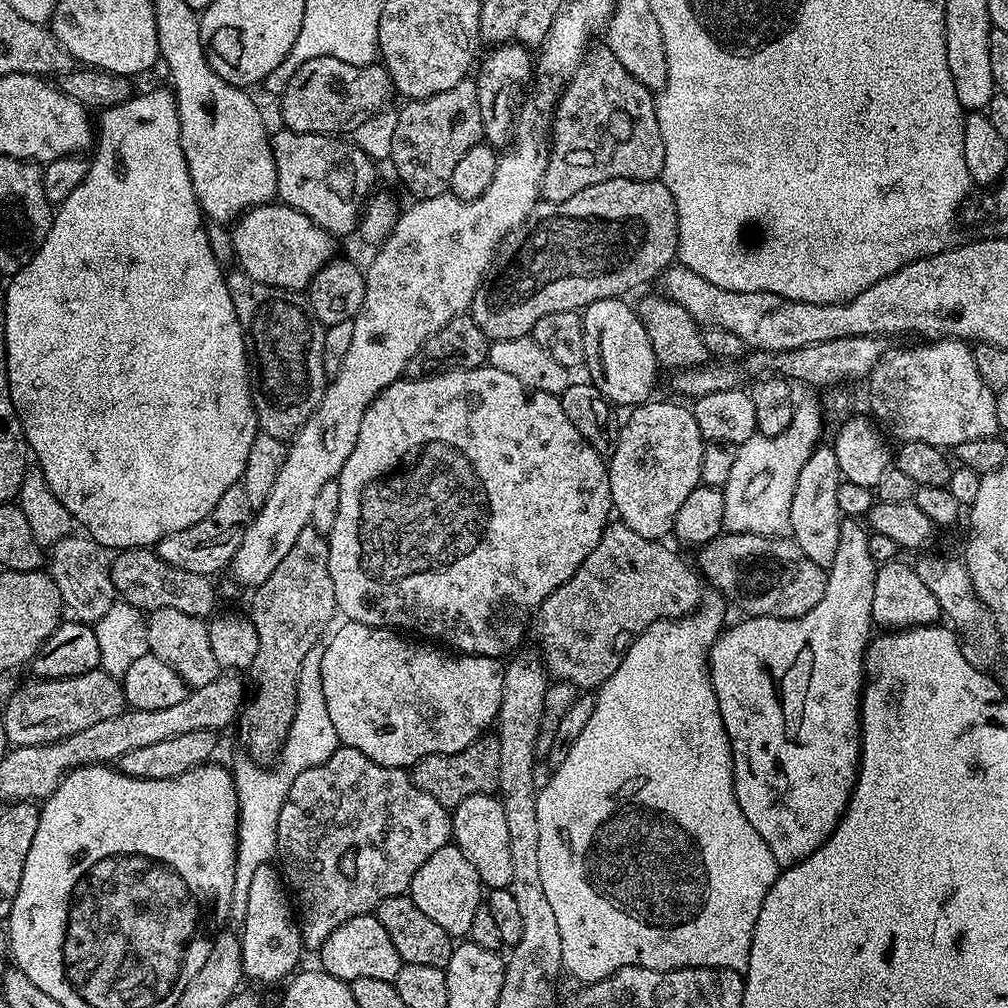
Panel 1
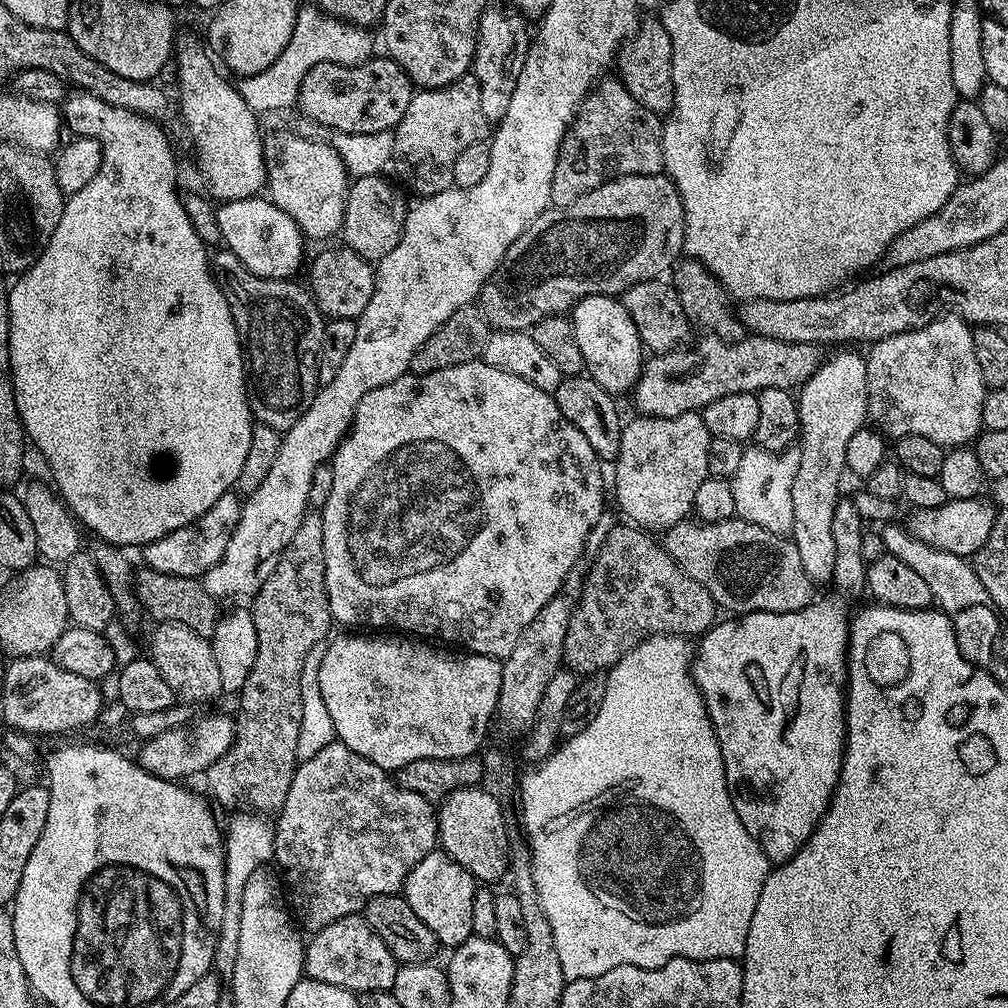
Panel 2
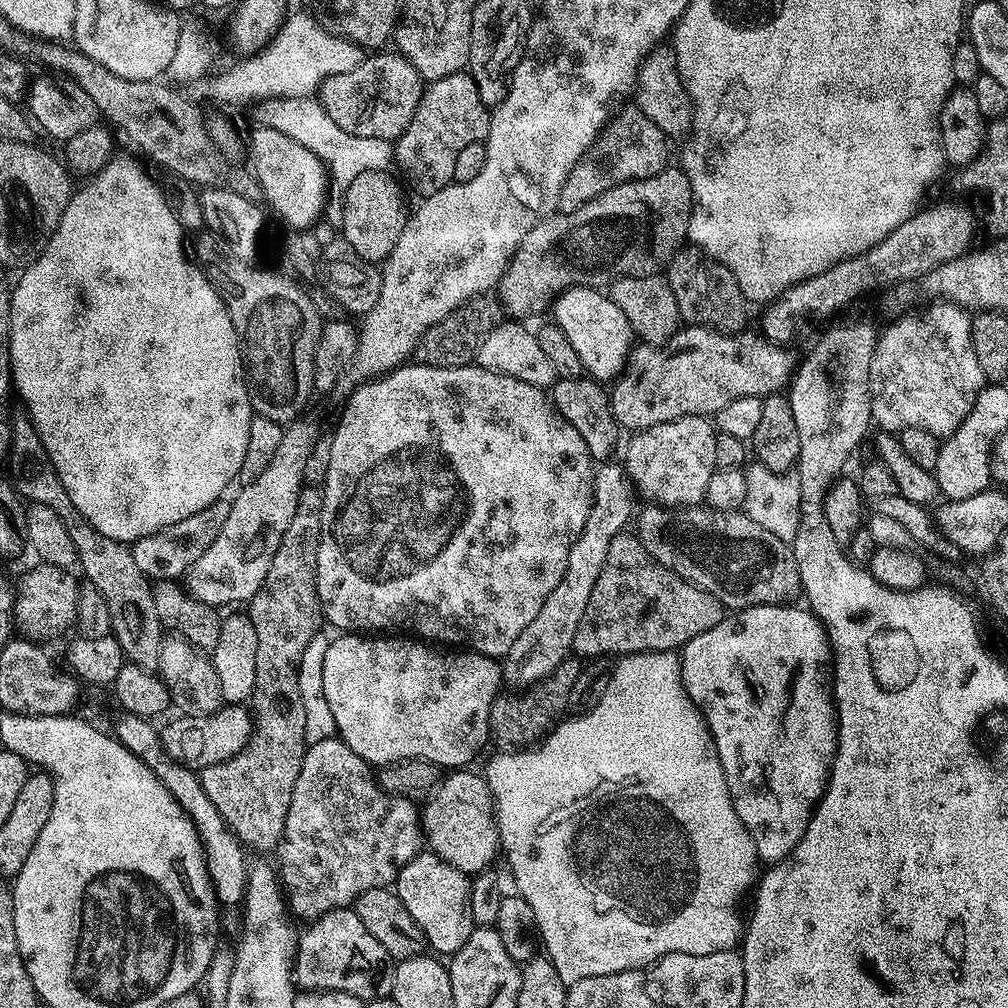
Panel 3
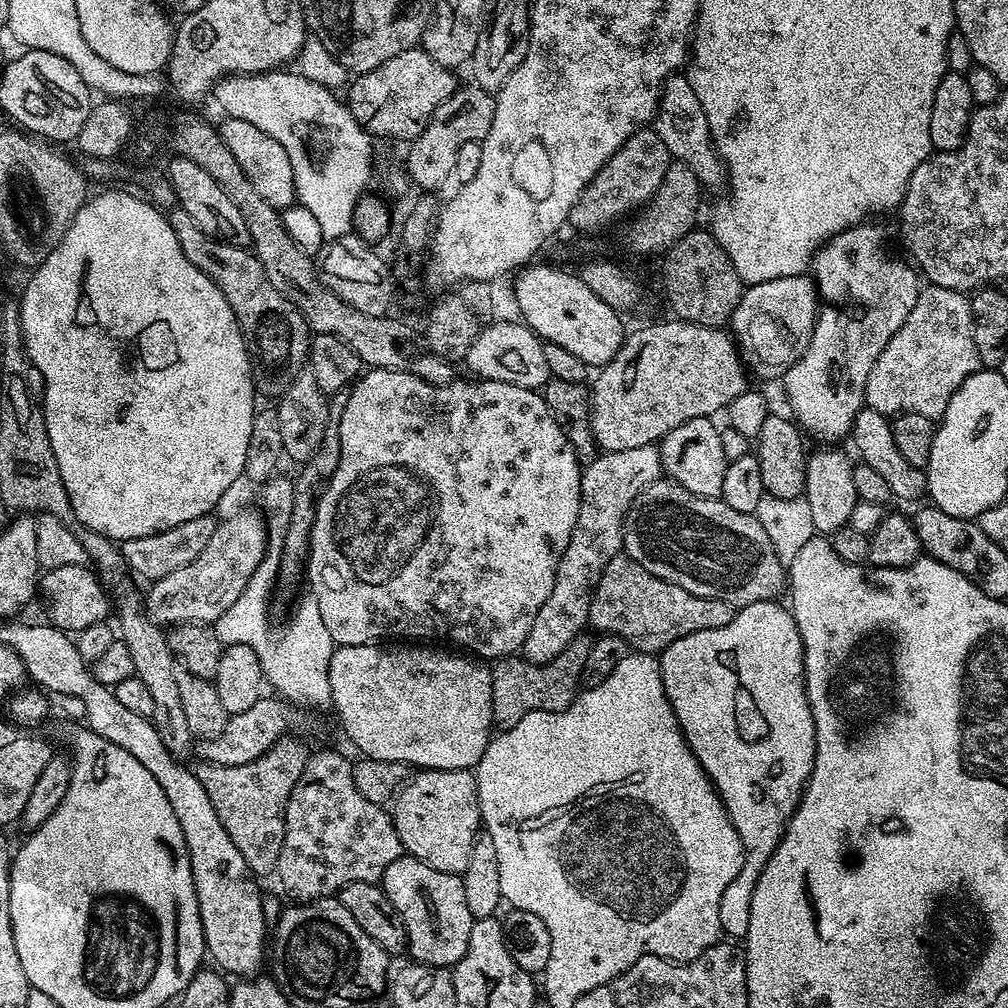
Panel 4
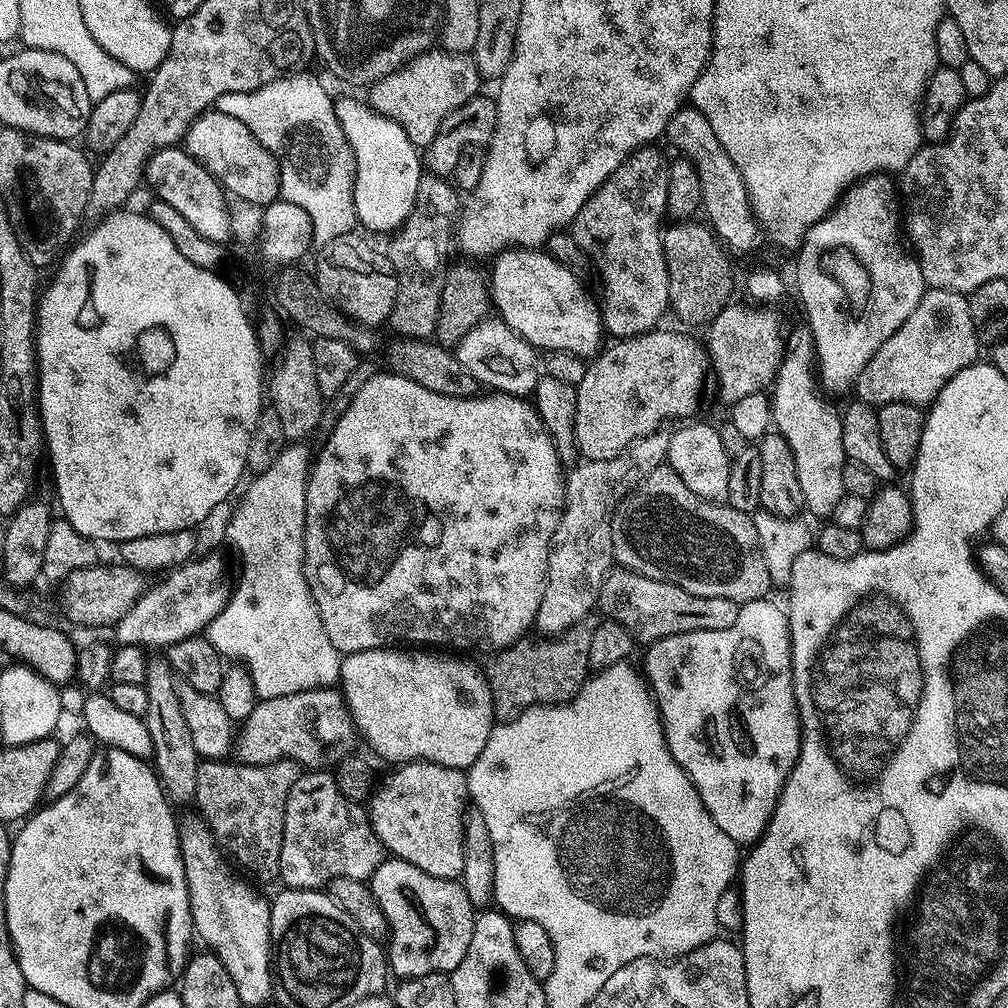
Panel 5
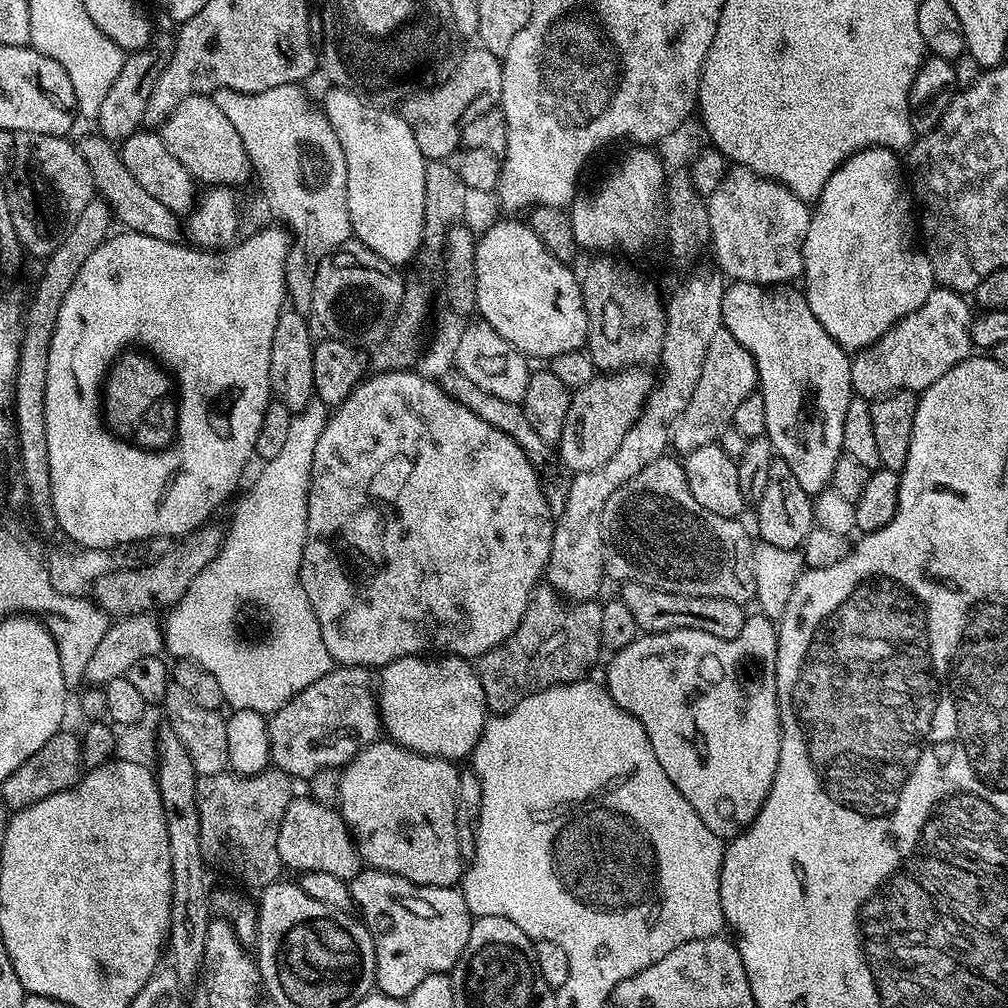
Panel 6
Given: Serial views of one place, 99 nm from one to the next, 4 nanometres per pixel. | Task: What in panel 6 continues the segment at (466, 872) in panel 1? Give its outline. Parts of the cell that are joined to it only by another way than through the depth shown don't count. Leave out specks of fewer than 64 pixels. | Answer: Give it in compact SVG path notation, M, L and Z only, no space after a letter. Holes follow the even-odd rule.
M365 867L350 882L352 902L359 919L368 928L374 942L376 955L375 987L386 996L404 1000L422 978L430 974L451 973L458 958L466 950L470 938L472 911L466 906L466 898L459 887L443 888L442 886L422 886L410 882L404 876L383 872L377 868Z

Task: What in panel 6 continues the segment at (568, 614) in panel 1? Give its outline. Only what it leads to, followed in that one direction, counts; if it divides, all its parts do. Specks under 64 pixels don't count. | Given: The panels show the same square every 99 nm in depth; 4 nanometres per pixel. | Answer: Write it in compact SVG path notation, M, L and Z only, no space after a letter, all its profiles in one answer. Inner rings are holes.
M625 583L619 599L626 602L630 612L634 614L634 622L638 622L641 633L669 632L670 630L702 630L706 634L714 634L714 638L733 640L742 634L742 626L746 619L746 608L726 598L710 598L709 596L691 596L681 592L663 592L660 588L652 588L649 584Z

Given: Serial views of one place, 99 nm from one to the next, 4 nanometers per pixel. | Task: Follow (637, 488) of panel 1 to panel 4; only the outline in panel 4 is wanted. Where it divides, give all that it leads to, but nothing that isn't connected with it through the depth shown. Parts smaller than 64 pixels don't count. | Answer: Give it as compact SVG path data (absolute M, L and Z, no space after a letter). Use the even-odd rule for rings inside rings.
M709 417L694 418L674 430L670 430L659 441L660 466L667 479L675 480L686 490L696 496L720 496L722 478L728 469L726 454L722 454L722 438L720 428L712 425Z

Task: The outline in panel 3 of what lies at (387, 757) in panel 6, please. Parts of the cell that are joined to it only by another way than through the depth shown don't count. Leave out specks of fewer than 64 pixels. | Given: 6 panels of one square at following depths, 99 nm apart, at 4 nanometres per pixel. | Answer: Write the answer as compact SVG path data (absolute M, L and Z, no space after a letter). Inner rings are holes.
M449 771L428 793L422 804L422 836L435 856L459 872L475 874L493 867L492 859L501 851L500 831L487 780L479 771L468 771Z

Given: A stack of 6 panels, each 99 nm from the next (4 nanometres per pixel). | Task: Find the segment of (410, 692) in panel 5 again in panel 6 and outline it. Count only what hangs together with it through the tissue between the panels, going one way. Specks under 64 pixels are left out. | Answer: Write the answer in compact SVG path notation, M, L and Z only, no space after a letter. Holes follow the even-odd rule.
M440 654L435 658L425 658L423 655L403 656L384 665L378 672L378 703L383 731L395 743L412 752L421 752L423 756L440 756L443 760L453 762L460 762L463 756L464 759L471 757L490 713L479 671L468 664L471 663L467 659Z

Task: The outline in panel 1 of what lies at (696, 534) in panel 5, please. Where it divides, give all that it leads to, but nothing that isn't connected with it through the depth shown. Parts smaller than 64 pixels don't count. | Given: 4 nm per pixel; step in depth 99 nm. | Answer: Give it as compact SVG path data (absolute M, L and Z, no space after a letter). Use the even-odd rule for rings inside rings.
M728 532L703 545L699 552L698 568L703 579L707 583L709 580L725 601L732 603L733 600L748 616L789 620L814 610L814 606L822 602L827 571L810 562L791 538Z

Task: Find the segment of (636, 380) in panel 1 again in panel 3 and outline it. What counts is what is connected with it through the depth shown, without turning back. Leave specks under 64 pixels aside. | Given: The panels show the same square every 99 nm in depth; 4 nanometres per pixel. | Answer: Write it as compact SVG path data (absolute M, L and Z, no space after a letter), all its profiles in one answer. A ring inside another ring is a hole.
M567 288L556 296L551 312L551 319L570 338L578 358L582 358L585 373L593 380L615 381L634 347L634 333L630 322L626 322L626 314L614 306L611 295L595 288Z

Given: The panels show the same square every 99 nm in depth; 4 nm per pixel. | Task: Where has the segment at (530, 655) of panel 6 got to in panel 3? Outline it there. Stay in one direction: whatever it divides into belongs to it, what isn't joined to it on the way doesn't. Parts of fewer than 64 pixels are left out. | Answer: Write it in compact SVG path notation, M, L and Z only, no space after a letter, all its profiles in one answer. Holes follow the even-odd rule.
M569 658L536 684L529 684L523 690L508 690L512 692L505 691L497 695L490 706L488 719L491 735L495 739L497 736L504 746L528 746L539 741L569 711L570 694L574 690L574 682L578 682L581 667L579 659Z

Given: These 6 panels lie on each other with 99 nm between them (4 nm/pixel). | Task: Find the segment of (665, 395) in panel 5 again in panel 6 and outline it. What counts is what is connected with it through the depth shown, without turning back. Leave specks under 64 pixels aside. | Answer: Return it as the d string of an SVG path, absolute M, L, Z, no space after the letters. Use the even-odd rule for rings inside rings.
M644 366L621 372L598 374L586 386L575 389L566 426L558 445L560 462L569 473L585 472L602 466L622 446L622 438L634 426L654 387L654 376Z

